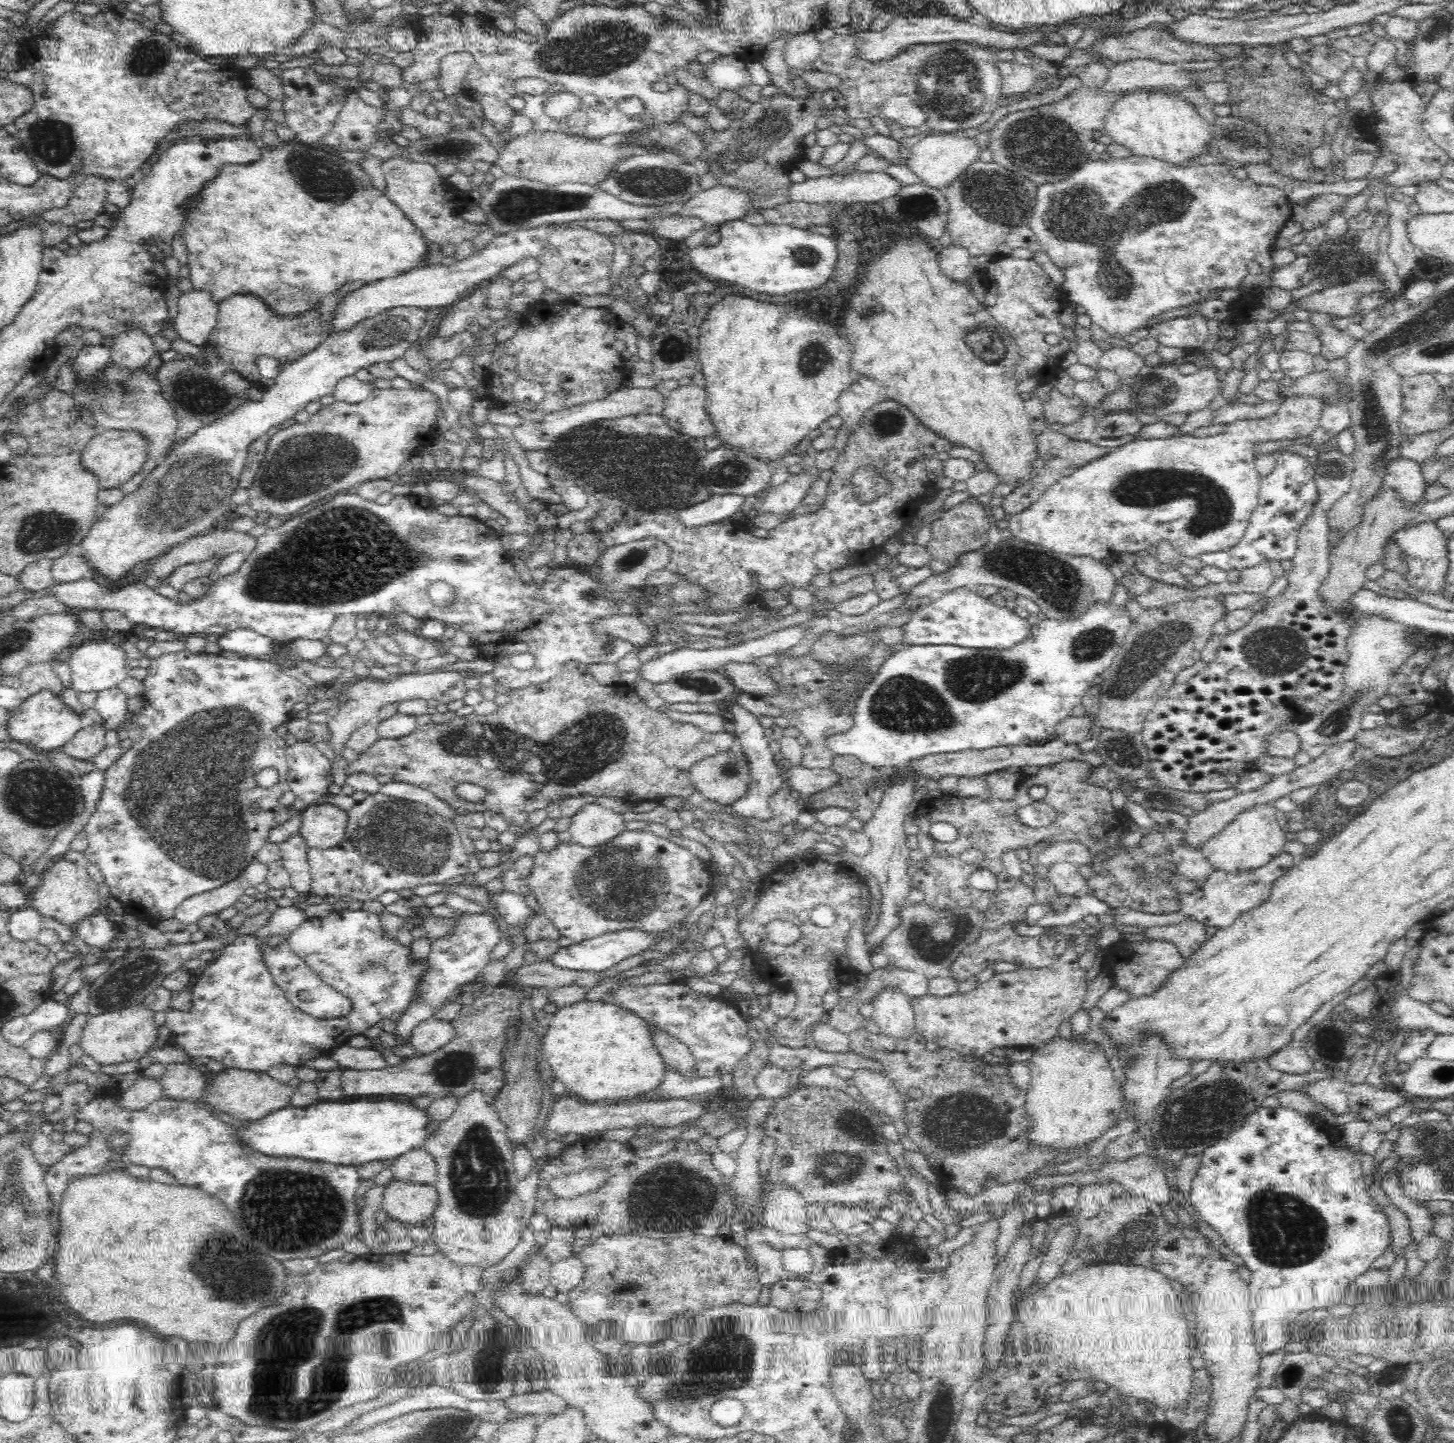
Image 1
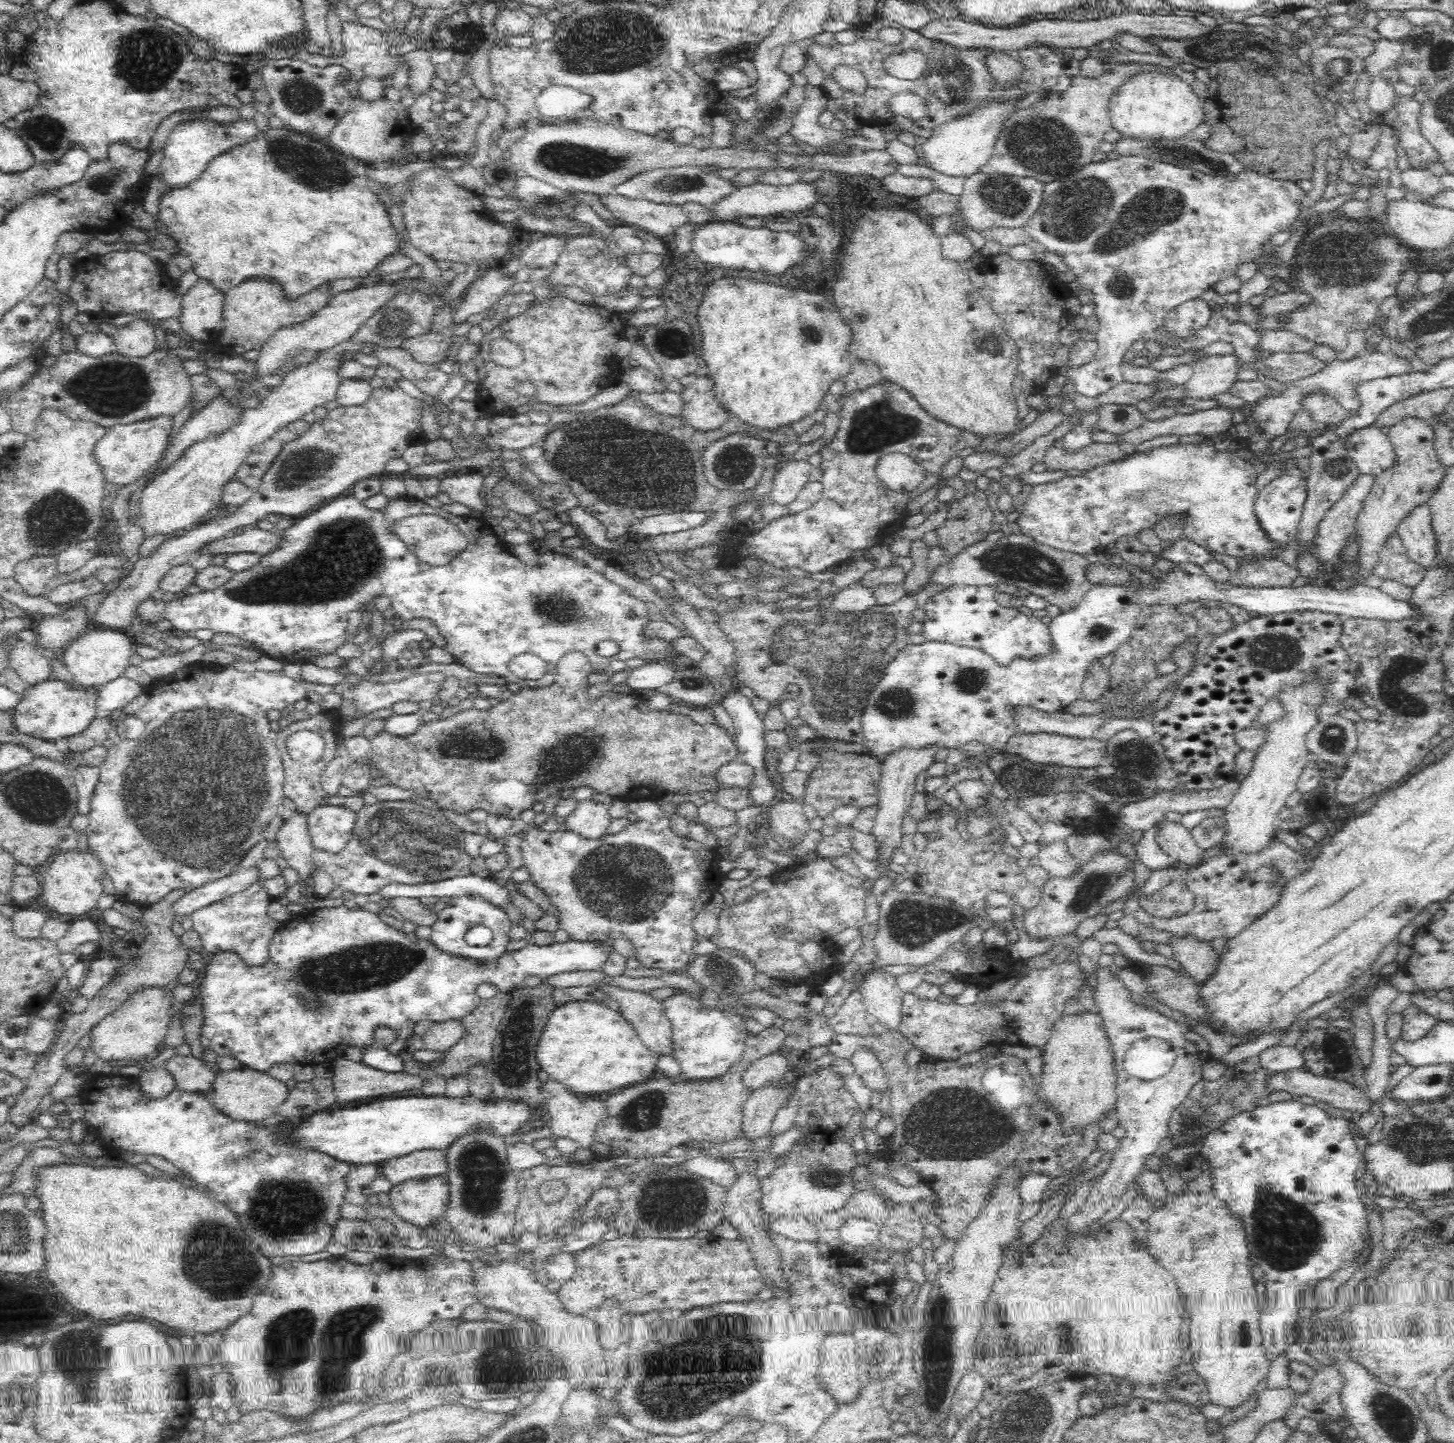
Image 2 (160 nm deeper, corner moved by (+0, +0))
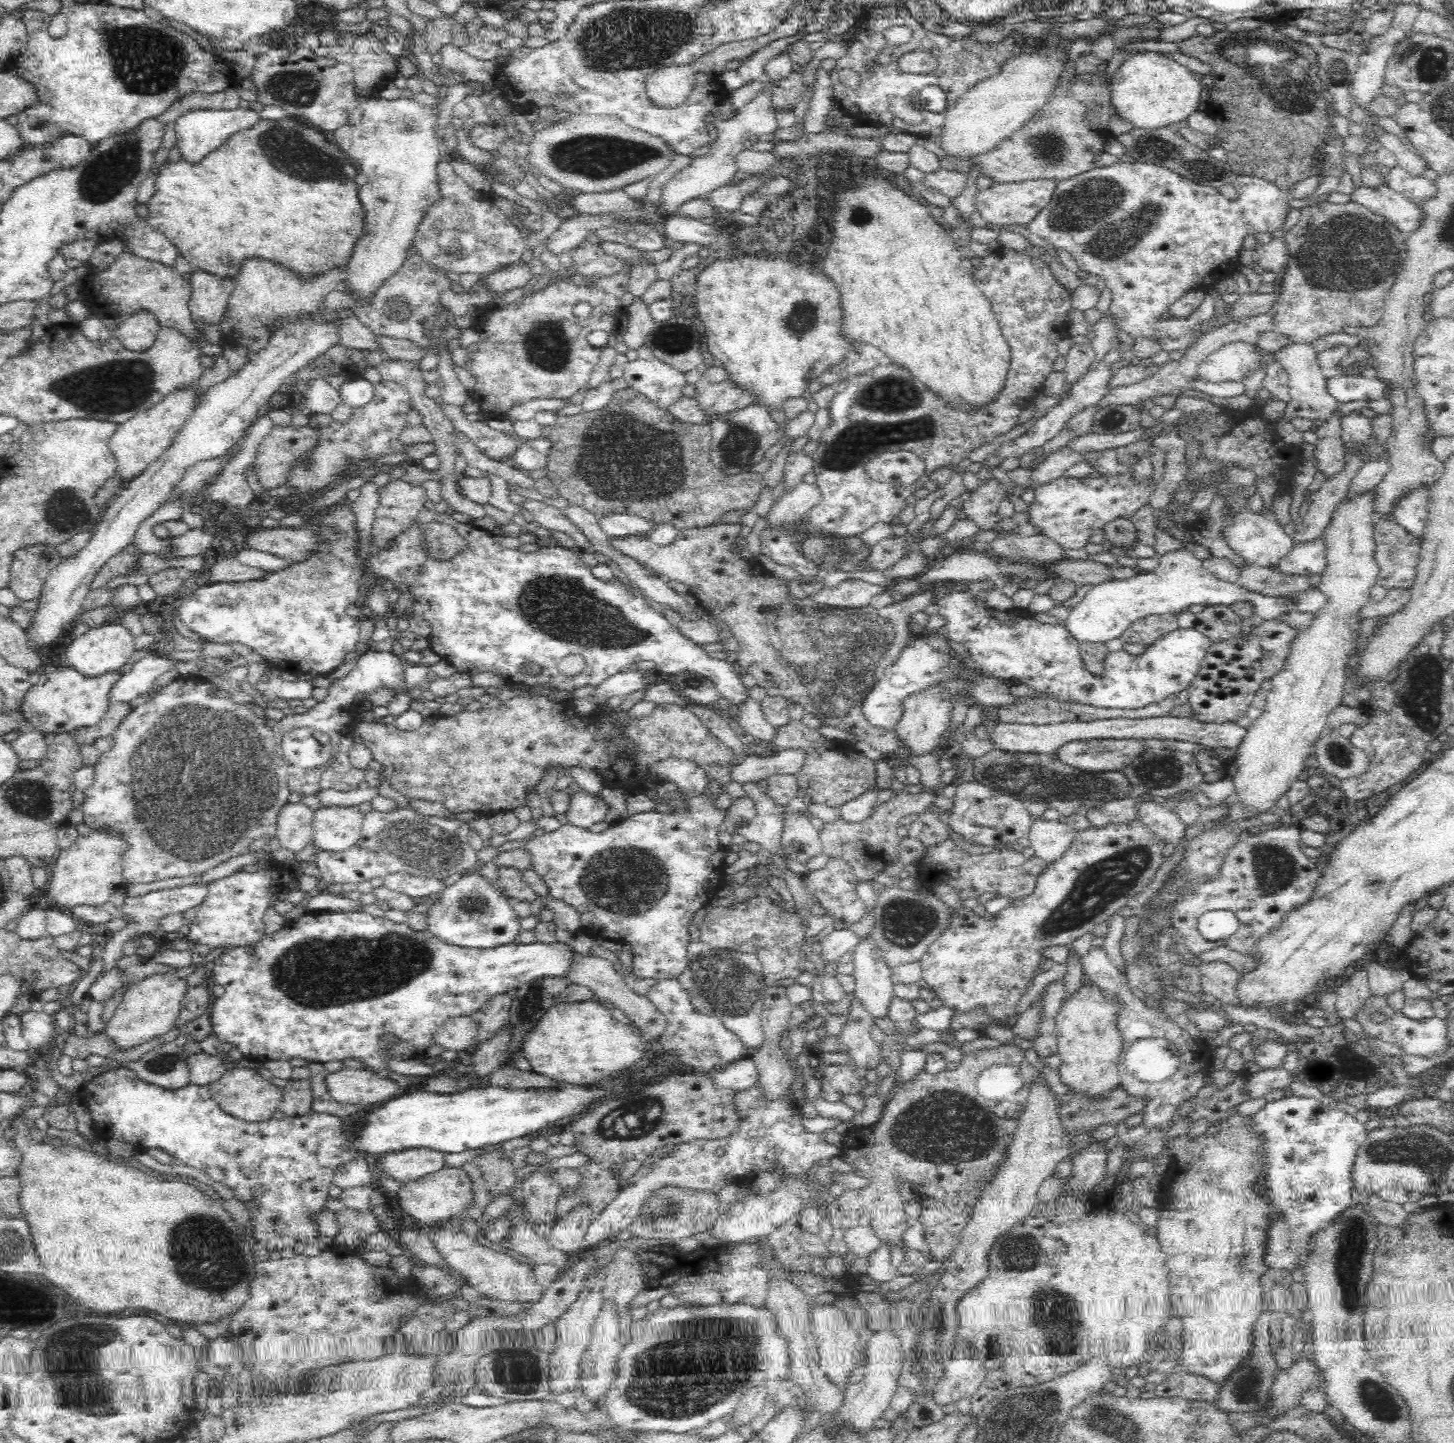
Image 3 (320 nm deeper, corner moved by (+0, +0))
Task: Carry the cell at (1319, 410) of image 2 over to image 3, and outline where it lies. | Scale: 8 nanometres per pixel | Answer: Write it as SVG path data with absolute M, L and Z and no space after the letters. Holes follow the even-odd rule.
M1293 343L1275 354L1278 363L1283 365L1289 377L1289 399L1282 417L1282 422L1275 427L1276 433L1287 446L1298 448L1304 442L1302 432L1292 423L1294 418L1306 420L1326 420L1339 410L1338 399L1329 392L1327 386L1328 374L1322 372L1317 361L1317 352L1311 344Z

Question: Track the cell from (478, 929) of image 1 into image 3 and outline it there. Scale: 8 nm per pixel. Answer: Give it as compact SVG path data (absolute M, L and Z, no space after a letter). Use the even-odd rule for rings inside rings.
M477 869L474 874L461 874L458 881L444 888L441 894L435 898L435 903L429 907L426 914L428 920L427 930L441 942L462 948L486 950L518 941L520 917L516 915L513 907L506 902L506 899L502 898L500 893L492 888L484 877L480 876Z

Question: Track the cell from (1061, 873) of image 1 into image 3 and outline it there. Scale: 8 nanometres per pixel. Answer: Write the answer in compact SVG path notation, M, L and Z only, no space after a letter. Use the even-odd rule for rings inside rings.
M1034 817L1028 837L1035 856L1050 866L1071 848L1075 834L1066 823Z

